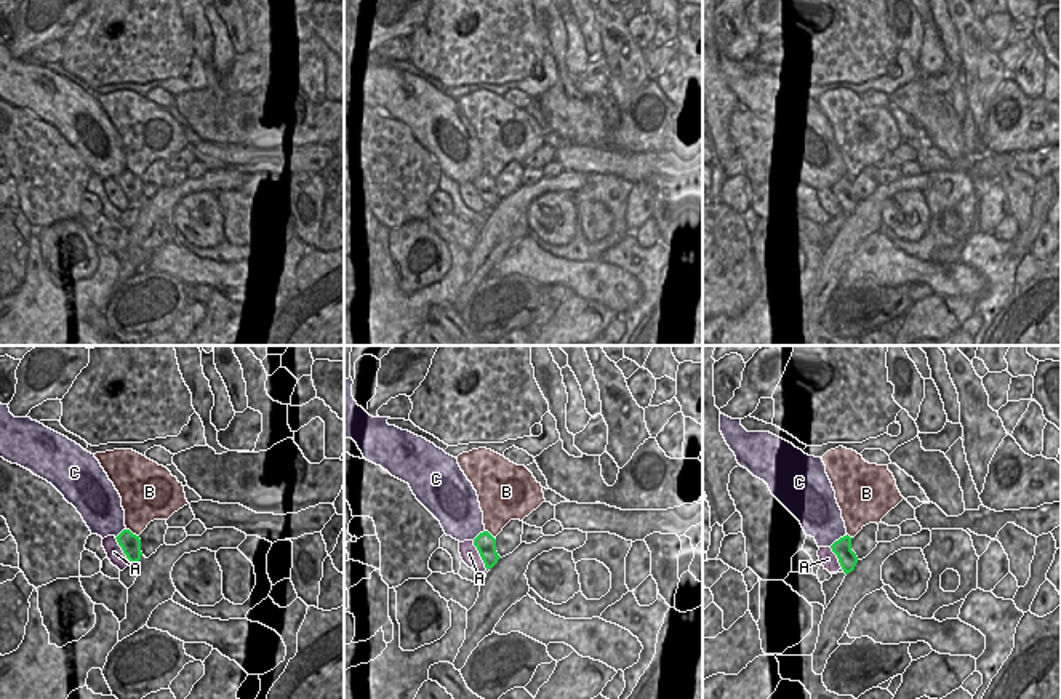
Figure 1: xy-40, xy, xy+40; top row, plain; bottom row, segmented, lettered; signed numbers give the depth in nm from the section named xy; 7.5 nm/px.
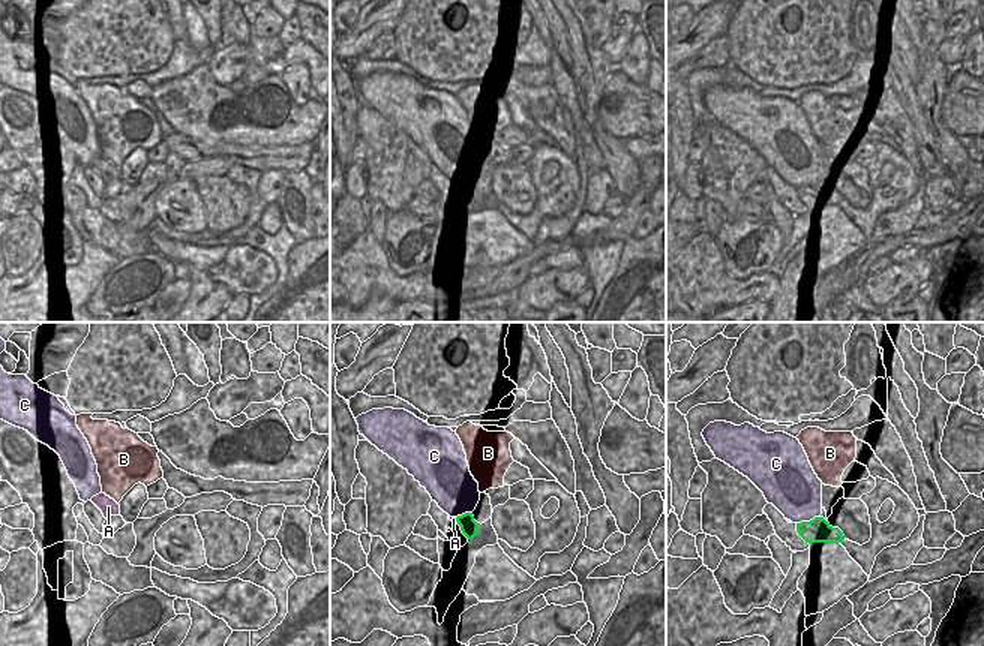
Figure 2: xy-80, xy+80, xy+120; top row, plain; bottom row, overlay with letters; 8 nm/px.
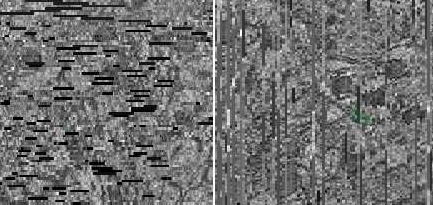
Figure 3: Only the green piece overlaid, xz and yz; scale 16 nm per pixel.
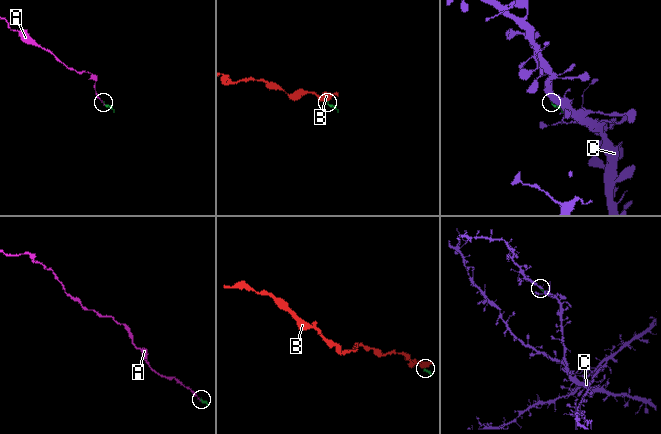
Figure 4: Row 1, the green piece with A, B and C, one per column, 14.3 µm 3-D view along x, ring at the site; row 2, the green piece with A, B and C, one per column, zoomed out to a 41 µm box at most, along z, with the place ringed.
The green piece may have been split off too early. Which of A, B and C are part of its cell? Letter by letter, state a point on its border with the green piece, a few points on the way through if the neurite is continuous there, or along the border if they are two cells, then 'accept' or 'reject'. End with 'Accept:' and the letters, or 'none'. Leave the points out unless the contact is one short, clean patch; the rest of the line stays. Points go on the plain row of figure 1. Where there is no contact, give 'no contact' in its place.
A: xy (480, 197) | across xy (485, 184), (480, 197), (469, 195) | accept
B: xy-40 (132, 175) | along xy-40 (127, 170), (138, 178) | reject
C: xy+40 (839, 181) | reject
Accept: A

